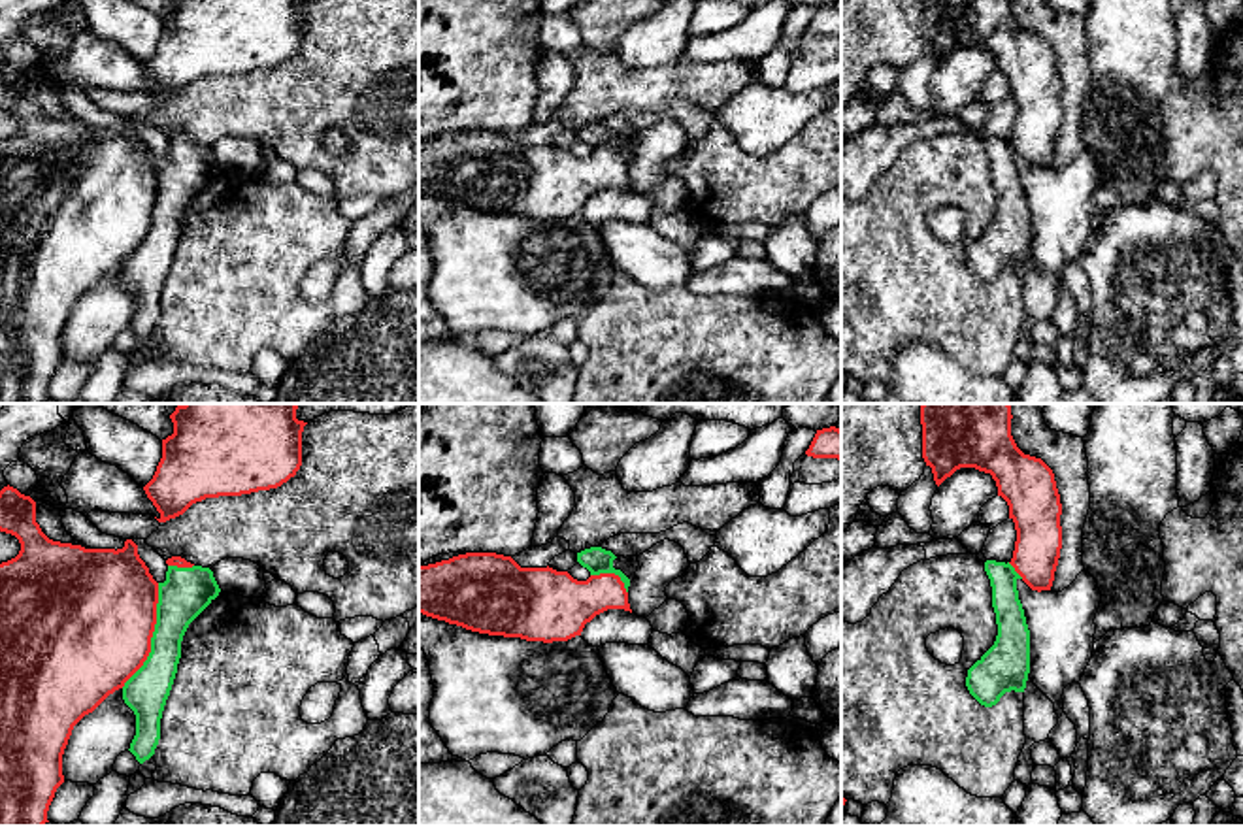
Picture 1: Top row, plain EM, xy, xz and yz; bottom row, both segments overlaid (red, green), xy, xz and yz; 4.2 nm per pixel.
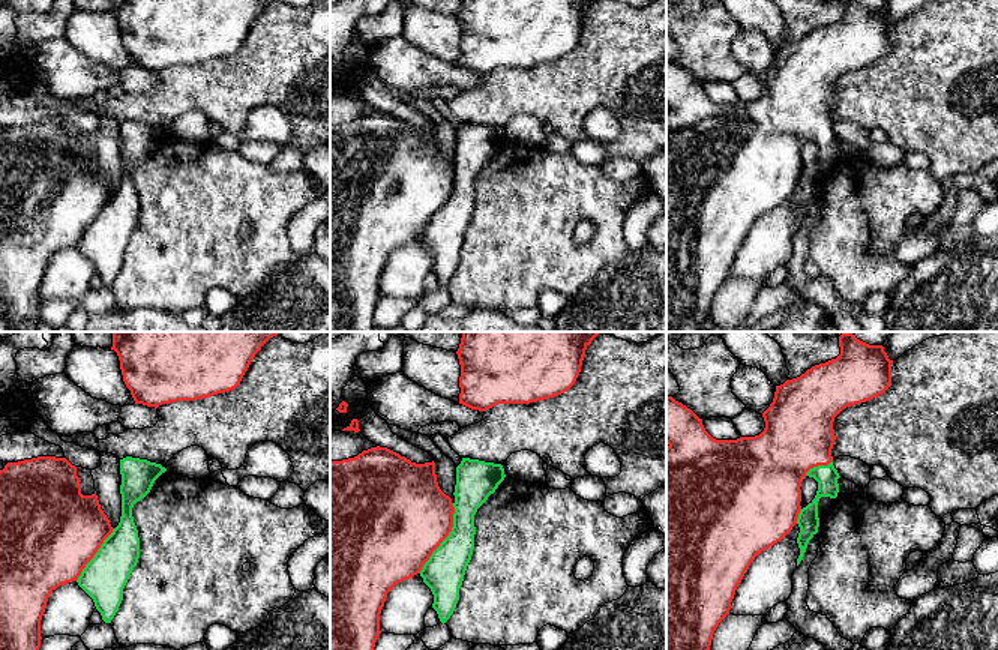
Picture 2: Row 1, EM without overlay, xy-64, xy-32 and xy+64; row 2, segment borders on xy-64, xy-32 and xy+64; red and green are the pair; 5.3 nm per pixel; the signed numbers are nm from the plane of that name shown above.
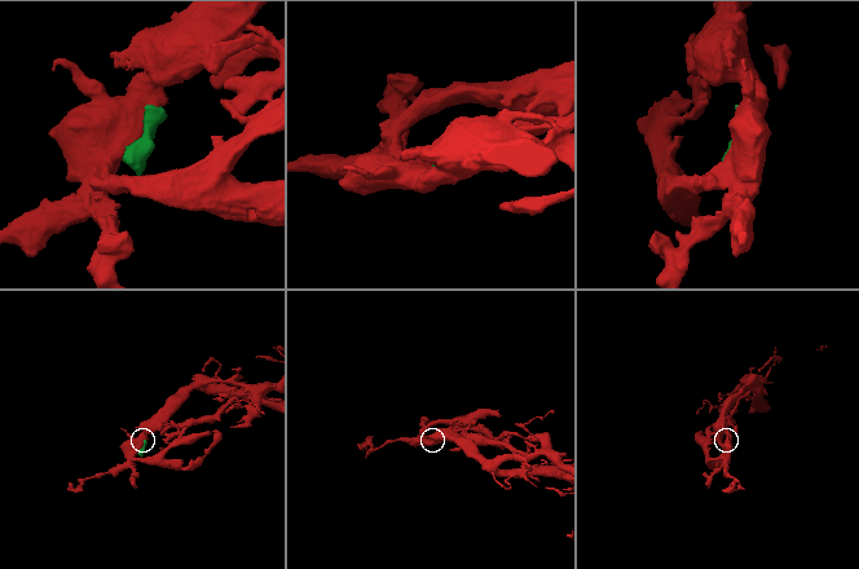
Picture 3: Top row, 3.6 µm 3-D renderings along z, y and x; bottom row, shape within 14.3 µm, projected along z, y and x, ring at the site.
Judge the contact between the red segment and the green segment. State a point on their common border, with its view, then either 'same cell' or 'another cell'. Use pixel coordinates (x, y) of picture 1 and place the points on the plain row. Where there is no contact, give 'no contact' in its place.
contact xy (151, 214); same cell

